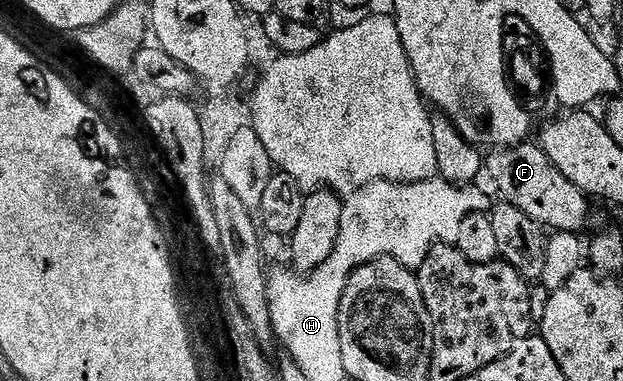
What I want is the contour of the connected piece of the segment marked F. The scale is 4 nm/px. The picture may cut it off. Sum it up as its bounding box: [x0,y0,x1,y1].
[486,141,589,232]

